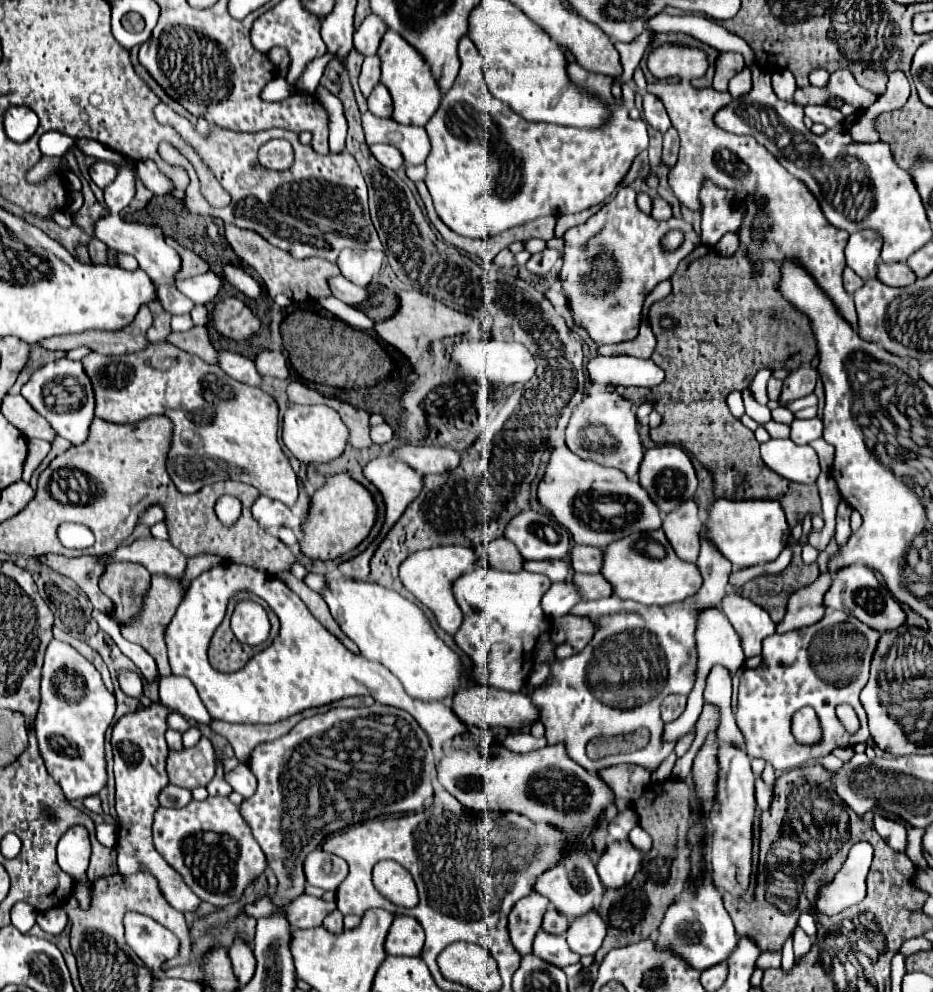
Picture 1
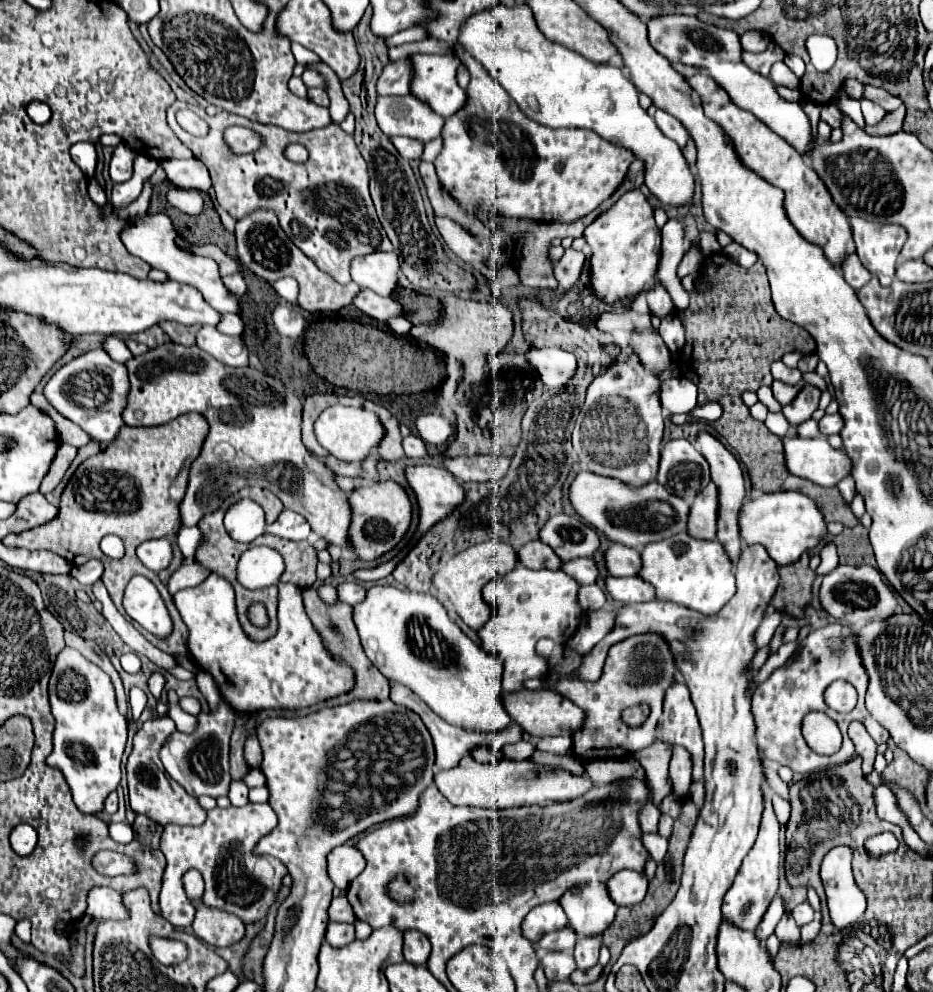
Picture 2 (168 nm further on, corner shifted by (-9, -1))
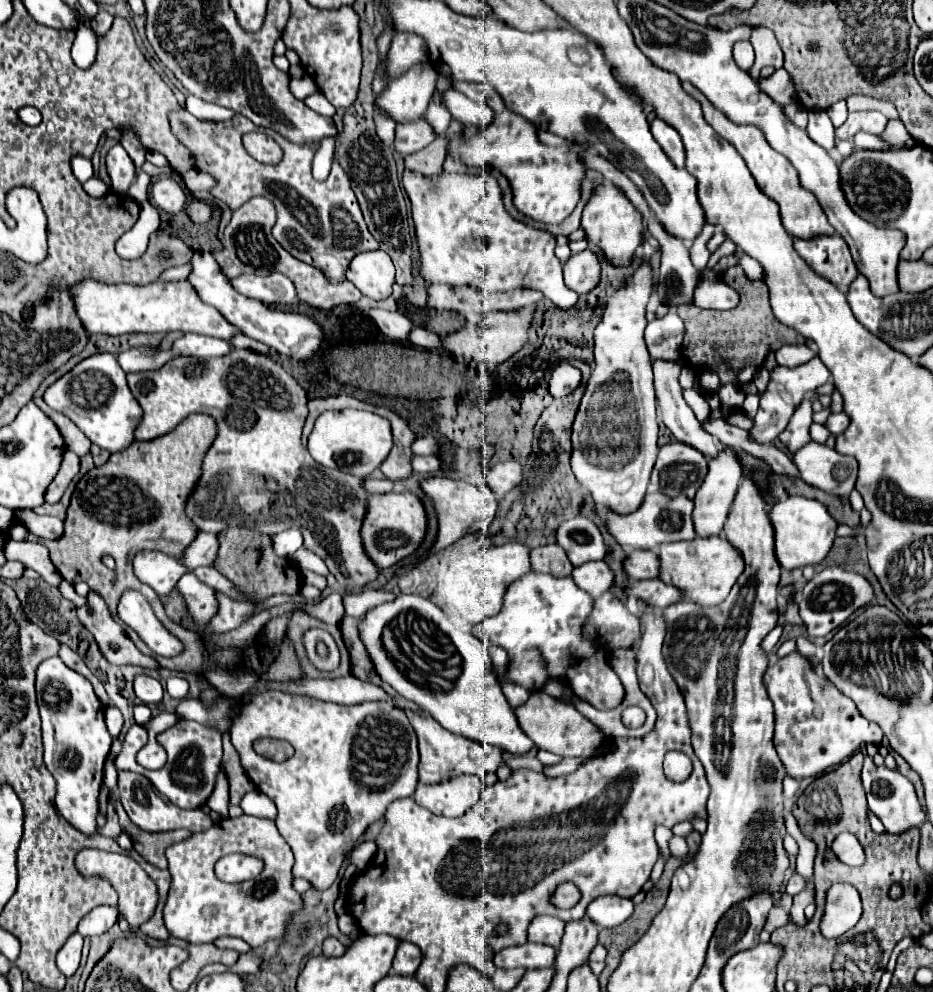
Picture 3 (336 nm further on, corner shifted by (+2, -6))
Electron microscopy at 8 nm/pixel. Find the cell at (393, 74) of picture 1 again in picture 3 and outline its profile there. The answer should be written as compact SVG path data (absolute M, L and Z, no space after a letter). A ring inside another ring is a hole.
M454 88L452 94L444 92L438 98L442 106L446 106L446 110L452 114L452 118L456 118L462 124L476 124L480 128L486 128L492 122L492 110L486 104L476 104L464 94L456 92Z

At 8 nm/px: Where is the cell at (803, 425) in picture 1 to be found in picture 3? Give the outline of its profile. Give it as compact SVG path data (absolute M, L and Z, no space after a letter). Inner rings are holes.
M840 412L840 414L830 414L830 418L826 420L824 426L830 430L830 434L838 436L838 434L842 434L842 432L846 430L846 426L848 426L848 416L844 416L842 412Z

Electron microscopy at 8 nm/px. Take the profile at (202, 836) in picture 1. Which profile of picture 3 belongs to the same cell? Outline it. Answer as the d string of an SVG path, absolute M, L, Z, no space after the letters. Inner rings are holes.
M242 814L240 818L224 818L224 820L216 822L212 828L192 834L186 840L168 846L166 858L168 858L168 872L172 876L172 882L170 882L170 890L168 890L168 900L162 910L164 924L174 938L180 938L184 942L204 944L204 942L212 942L220 936L238 936L244 942L248 942L252 948L256 948L270 938L280 938L290 912L300 908L300 894L294 892L294 888L292 888L292 864L294 864L292 850L282 840L274 820L256 818L256 816L248 816L248 814ZM232 852L242 852L242 854L252 854L252 856L262 858L264 870L254 880L236 882L236 884L222 882L214 872L214 864L218 862L218 858L232 854Z

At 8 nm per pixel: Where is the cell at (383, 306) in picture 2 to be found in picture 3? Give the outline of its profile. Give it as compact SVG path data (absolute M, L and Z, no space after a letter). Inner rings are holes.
M370 308L366 314L382 330L382 334L386 338L390 338L390 340L406 340L408 332L412 328L412 322L400 312L388 312L388 310L382 310L382 308Z

